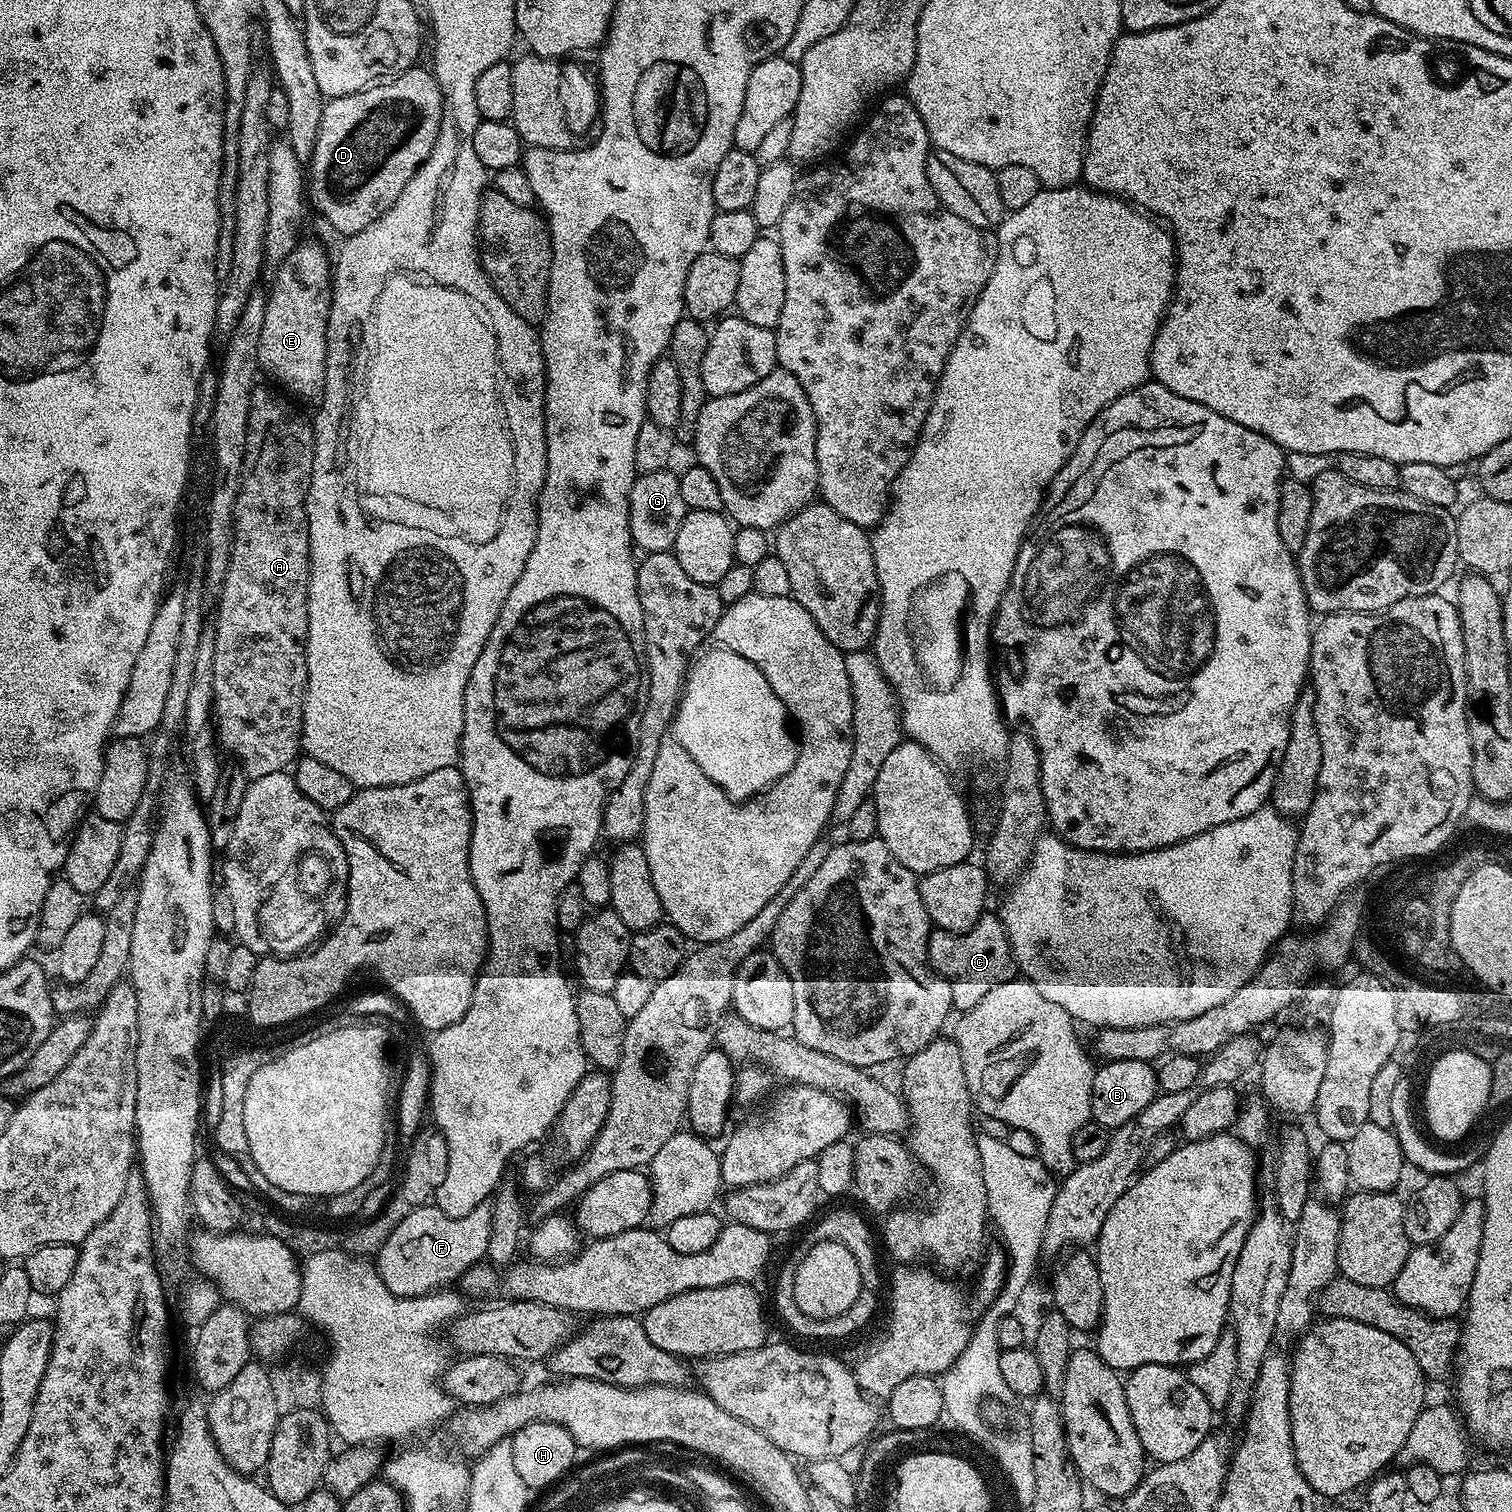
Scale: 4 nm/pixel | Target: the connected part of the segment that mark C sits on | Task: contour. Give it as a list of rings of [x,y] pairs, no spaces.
[[[996,914],[981,916],[969,932],[957,936],[953,932],[929,931],[928,963],[950,986],[953,1009],[960,1014],[978,1006],[994,986],[1013,979],[1018,972],[1012,947],[1008,945],[1008,935]]]

